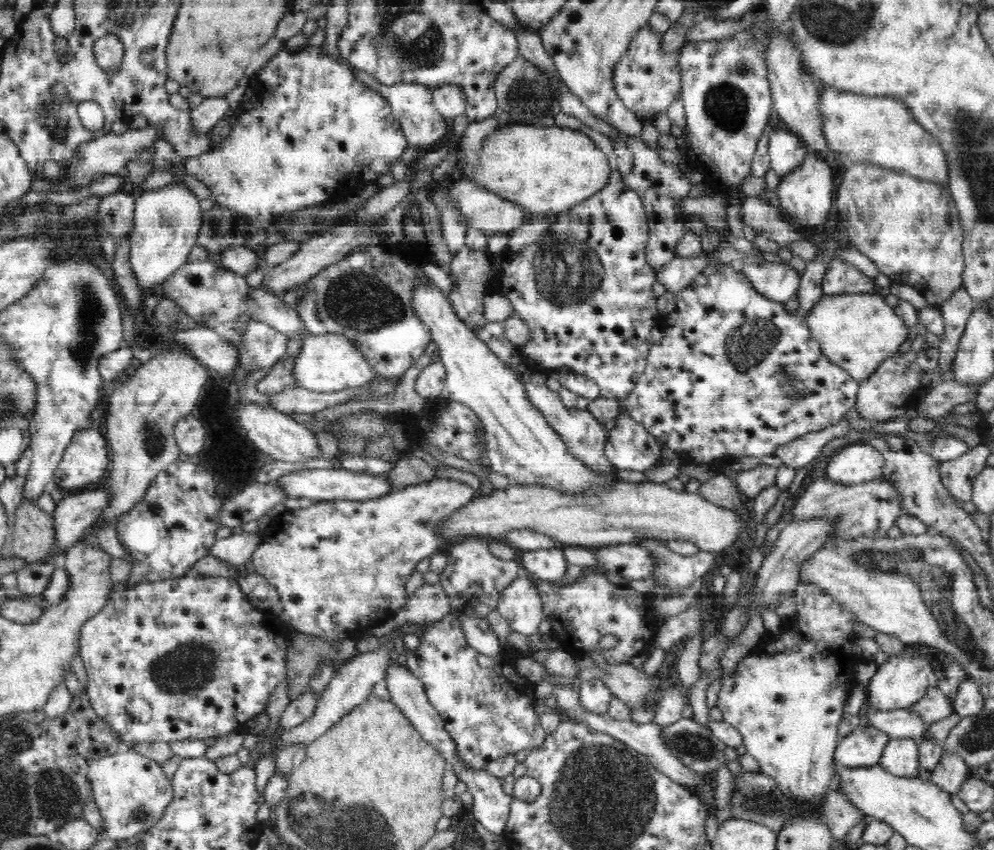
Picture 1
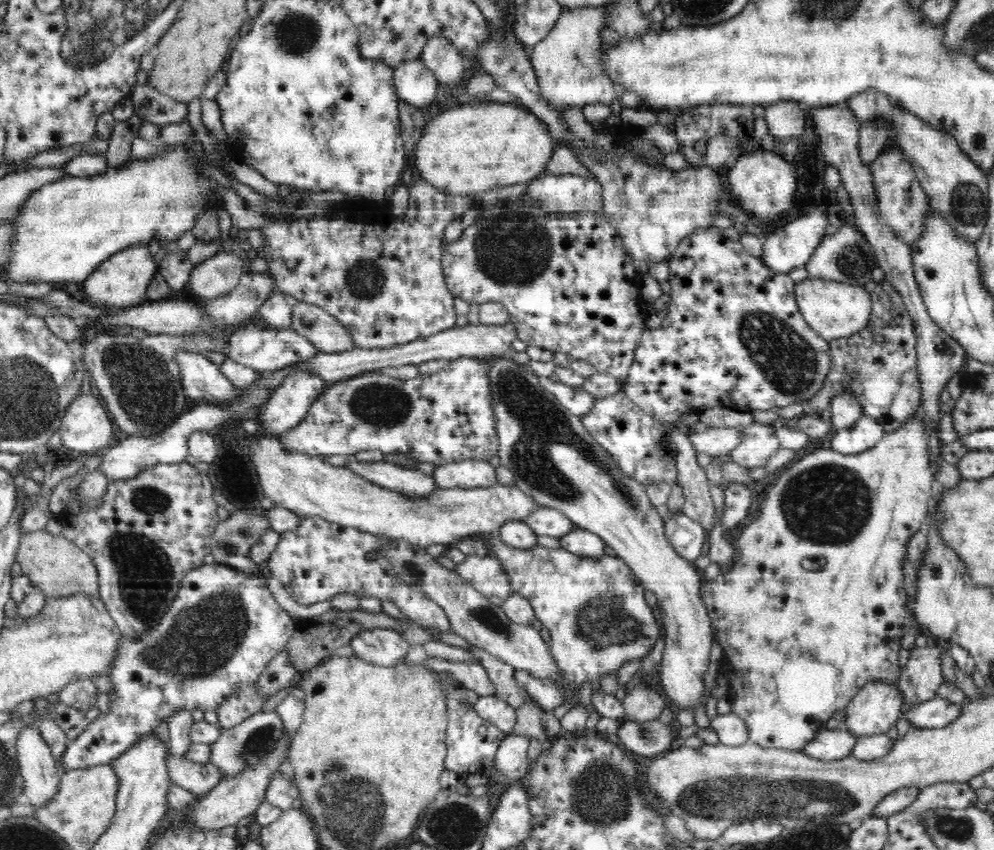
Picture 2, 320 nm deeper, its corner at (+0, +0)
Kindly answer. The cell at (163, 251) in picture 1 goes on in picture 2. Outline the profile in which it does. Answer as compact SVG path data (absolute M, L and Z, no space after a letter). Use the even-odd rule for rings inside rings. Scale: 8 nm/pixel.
M131 246L131 248L109 257L82 282L82 290L84 290L86 298L92 304L102 304L102 306L114 304L116 308L131 307L139 304L140 300L145 300L144 296L147 296L146 290L149 288L149 282L159 268L150 254L152 254L152 250L148 252L144 246Z

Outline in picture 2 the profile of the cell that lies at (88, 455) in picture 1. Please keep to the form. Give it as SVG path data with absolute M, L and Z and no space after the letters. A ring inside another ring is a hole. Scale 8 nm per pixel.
M81 393L69 404L59 429L66 448L90 456L110 444L114 425L96 396Z

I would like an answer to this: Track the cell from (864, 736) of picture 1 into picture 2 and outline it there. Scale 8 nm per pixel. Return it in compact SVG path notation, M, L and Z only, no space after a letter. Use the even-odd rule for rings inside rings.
M843 727L835 730L824 729L816 740L808 742L802 748L802 752L821 761L833 761L851 756L856 742L858 737Z

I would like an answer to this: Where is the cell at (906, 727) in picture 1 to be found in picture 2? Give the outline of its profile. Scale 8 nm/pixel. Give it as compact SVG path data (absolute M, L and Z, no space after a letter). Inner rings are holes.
M936 695L926 702L918 703L906 709L906 718L914 726L924 729L943 728L962 714L962 703L954 703Z

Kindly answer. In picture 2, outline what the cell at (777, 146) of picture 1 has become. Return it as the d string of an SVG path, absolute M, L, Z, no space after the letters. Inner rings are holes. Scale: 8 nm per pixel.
M778 101L765 108L764 119L768 123L770 136L775 140L792 140L804 134L807 110L802 109L796 101Z

